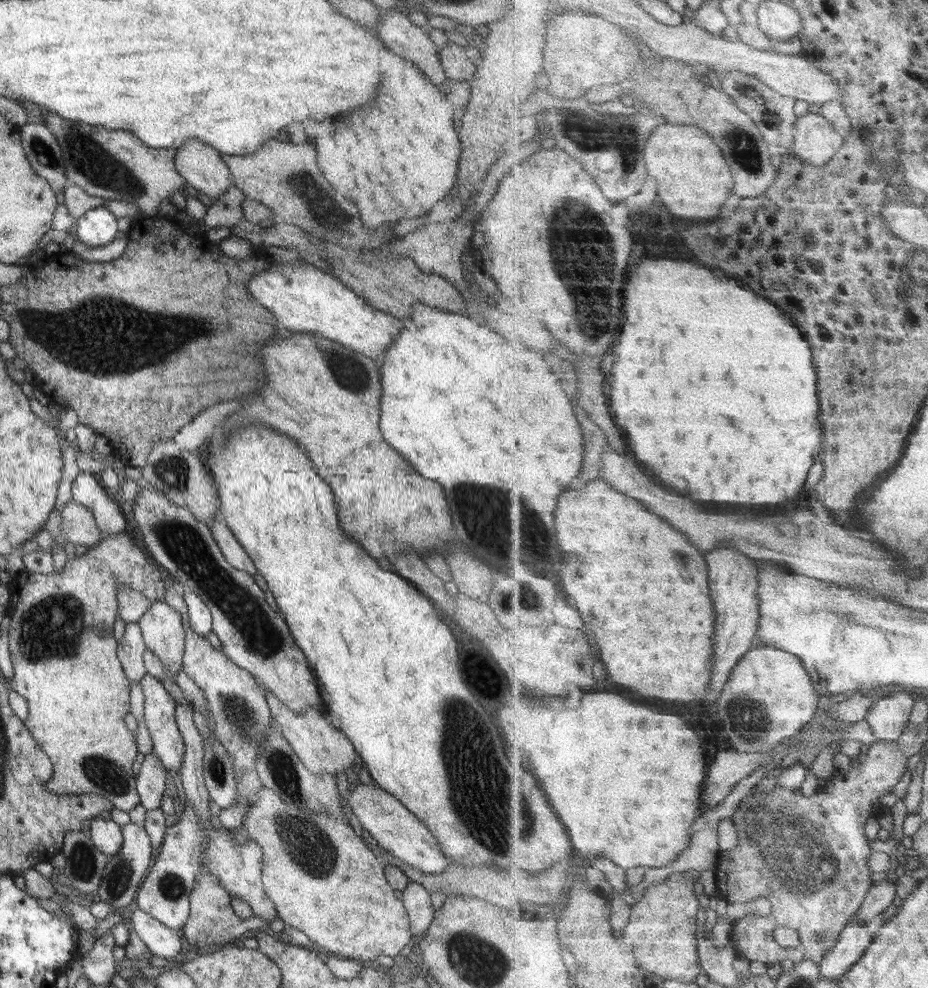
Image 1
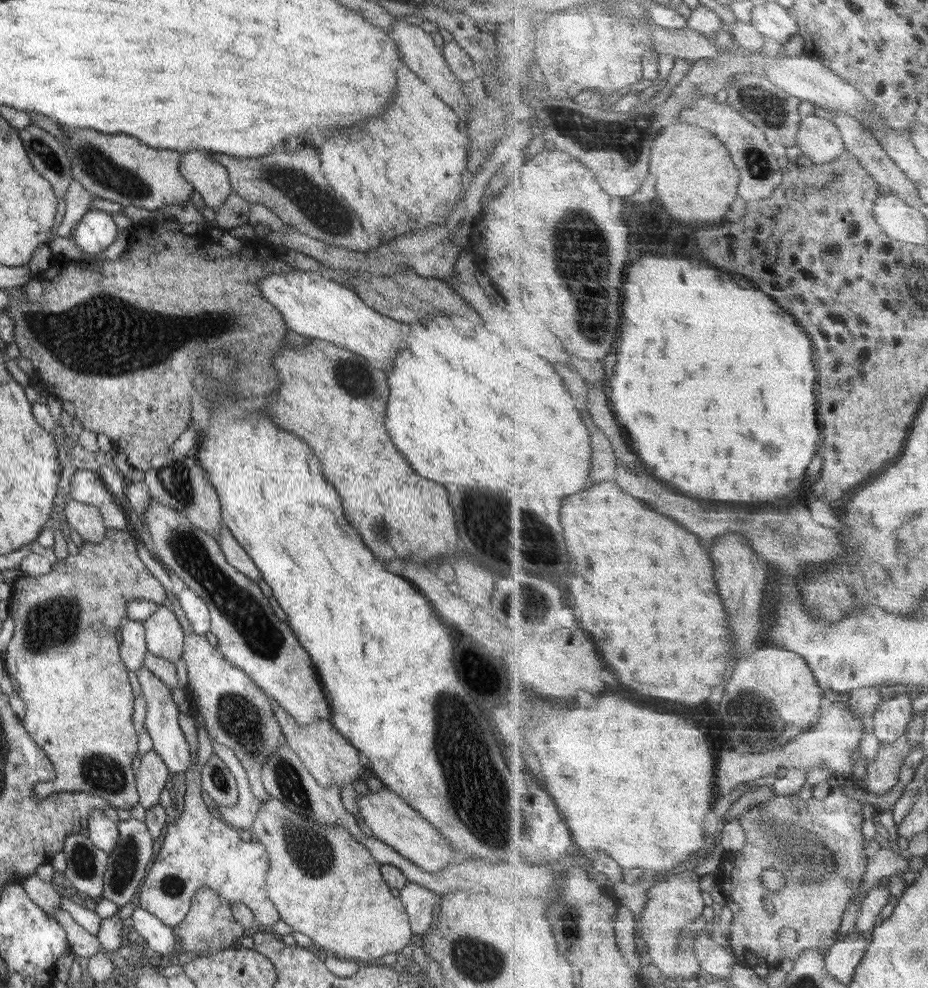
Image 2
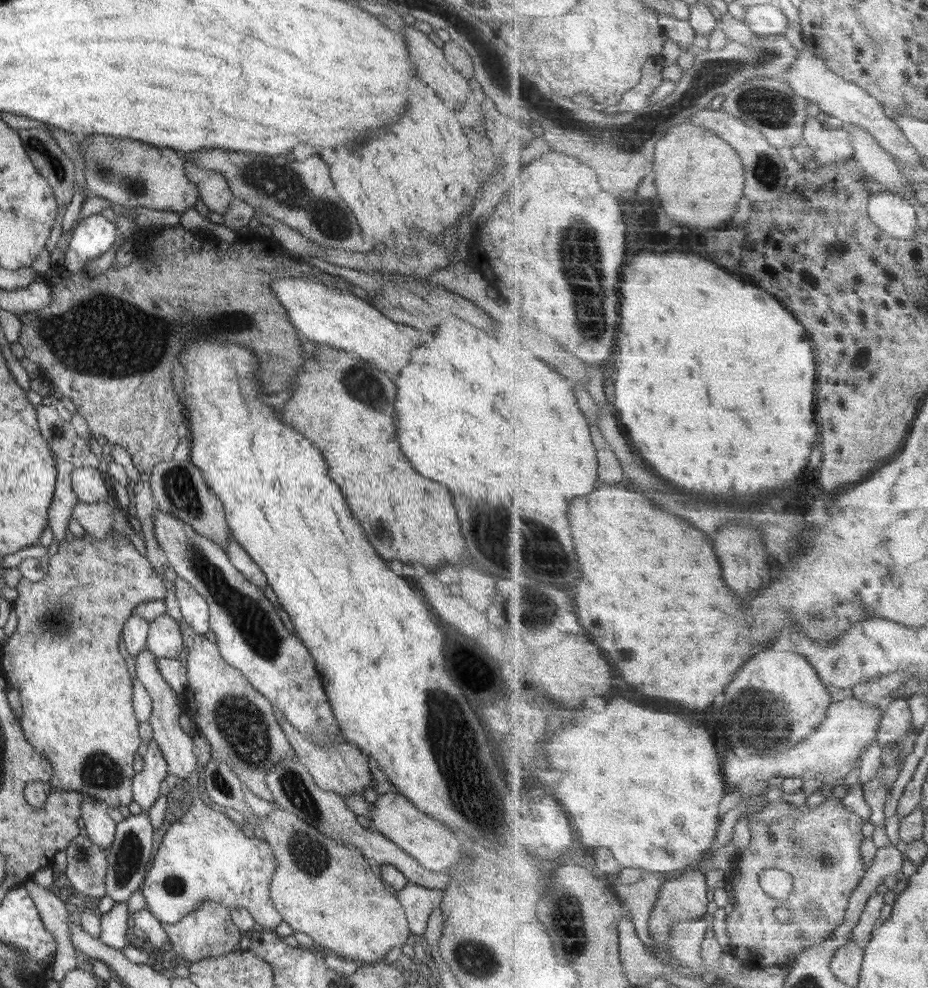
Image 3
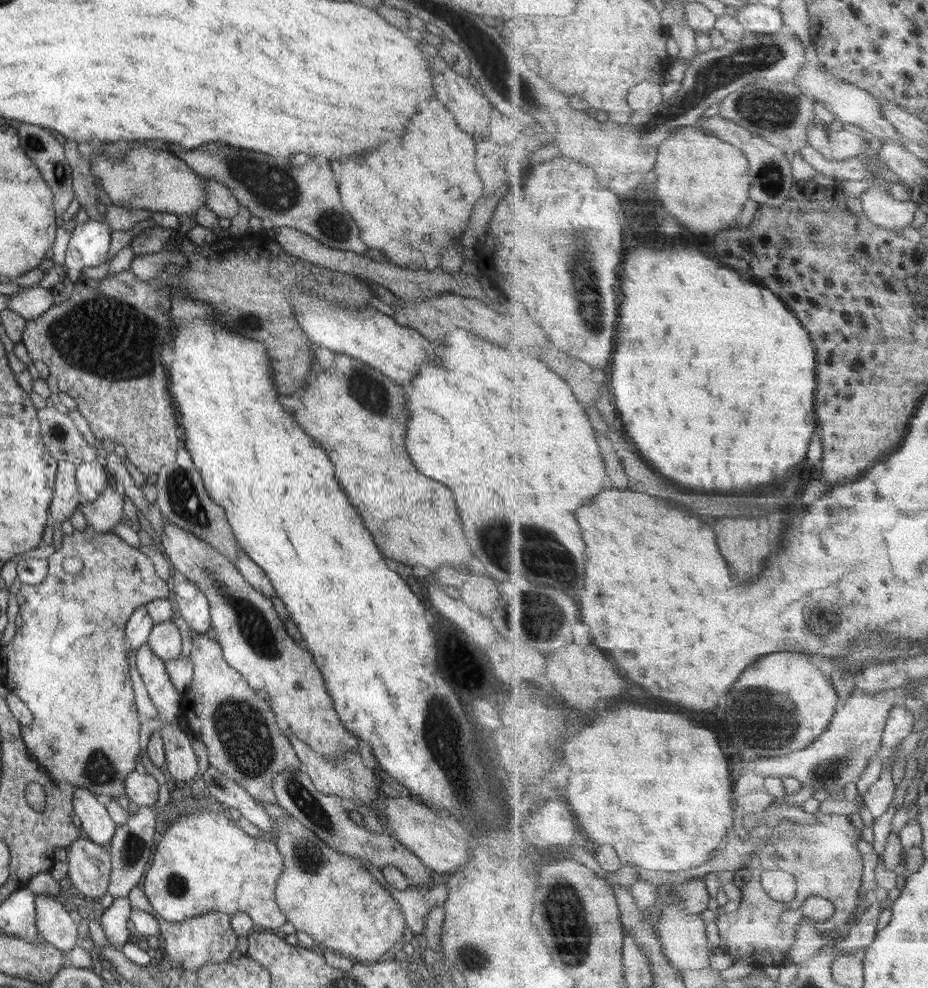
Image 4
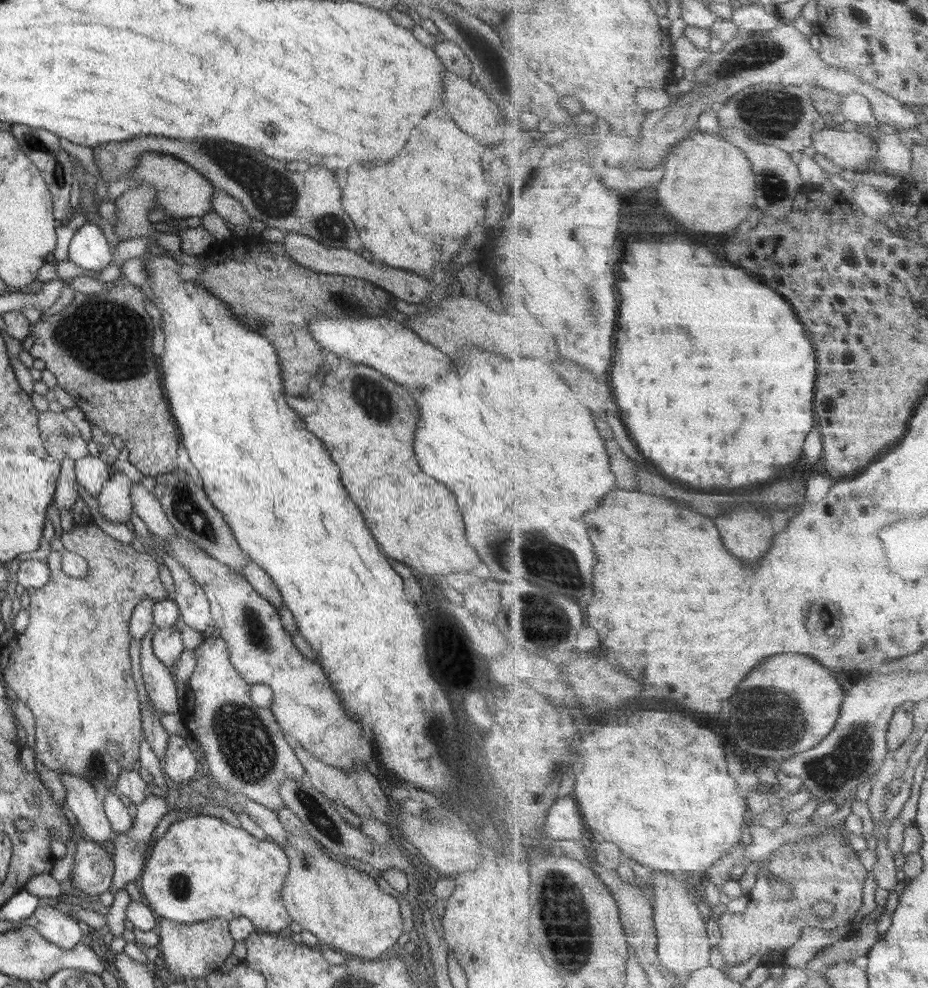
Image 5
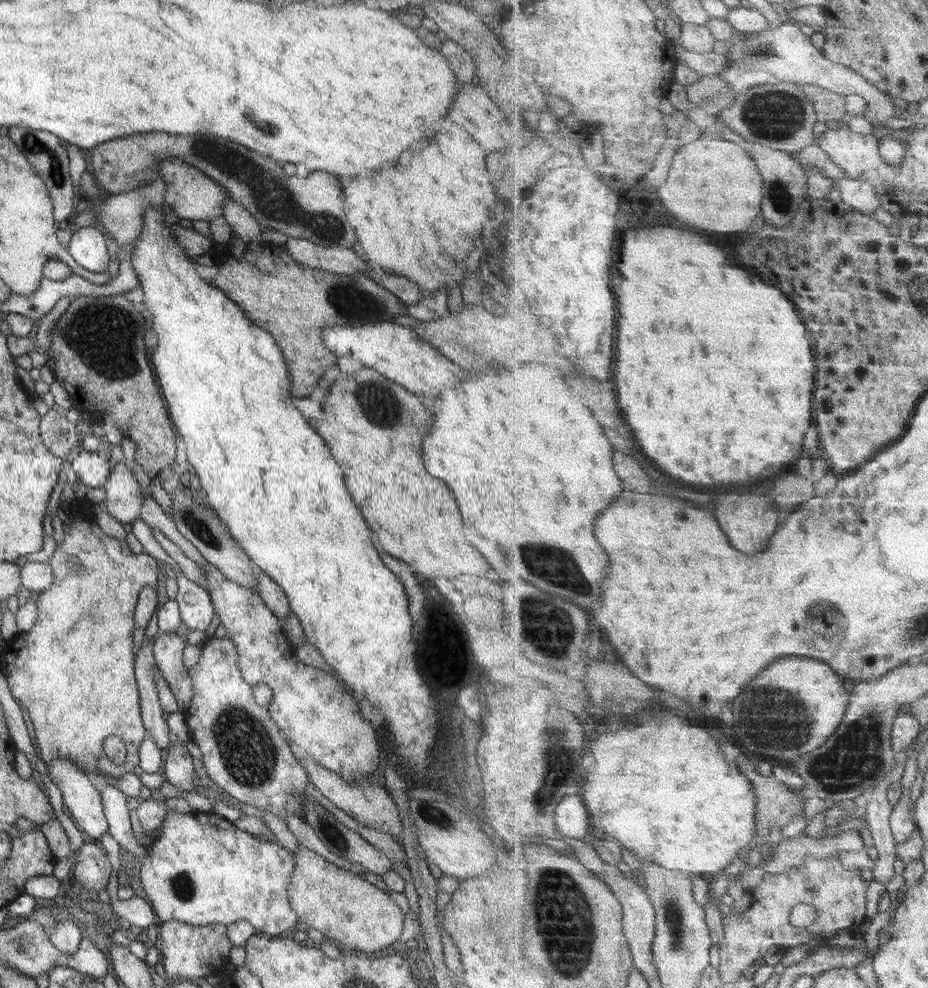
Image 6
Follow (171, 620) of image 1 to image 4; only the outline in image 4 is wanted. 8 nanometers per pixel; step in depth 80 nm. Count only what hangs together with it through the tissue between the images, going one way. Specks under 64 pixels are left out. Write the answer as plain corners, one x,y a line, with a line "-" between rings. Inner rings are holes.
170,621
153,625
146,644
151,652
163,662
180,657
181,636

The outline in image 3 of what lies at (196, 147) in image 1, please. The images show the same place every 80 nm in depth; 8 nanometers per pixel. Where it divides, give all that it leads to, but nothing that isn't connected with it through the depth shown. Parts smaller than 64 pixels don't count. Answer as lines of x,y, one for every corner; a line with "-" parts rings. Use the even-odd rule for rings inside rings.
193,161
184,162
183,170
185,170
185,178
197,187
199,199
218,219
234,199
223,177
213,171
199,169
197,165
193,165

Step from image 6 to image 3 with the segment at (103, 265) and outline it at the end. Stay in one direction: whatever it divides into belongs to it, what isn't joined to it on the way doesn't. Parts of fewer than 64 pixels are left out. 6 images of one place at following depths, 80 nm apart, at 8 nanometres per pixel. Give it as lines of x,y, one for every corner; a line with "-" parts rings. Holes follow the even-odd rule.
99,213
79,219
64,250
63,267
71,273
93,265
116,239
116,227

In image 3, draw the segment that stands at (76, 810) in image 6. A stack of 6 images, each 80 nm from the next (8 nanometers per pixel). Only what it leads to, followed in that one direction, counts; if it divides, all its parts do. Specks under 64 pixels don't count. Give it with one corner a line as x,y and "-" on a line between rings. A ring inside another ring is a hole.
80,796
79,798
82,799
80,804
80,817
83,819
83,828
86,830
86,837
94,845
106,850
112,843
116,822
113,822
111,817
106,813
106,807
101,800
92,801
91,799
85,799
85,797
89,796

